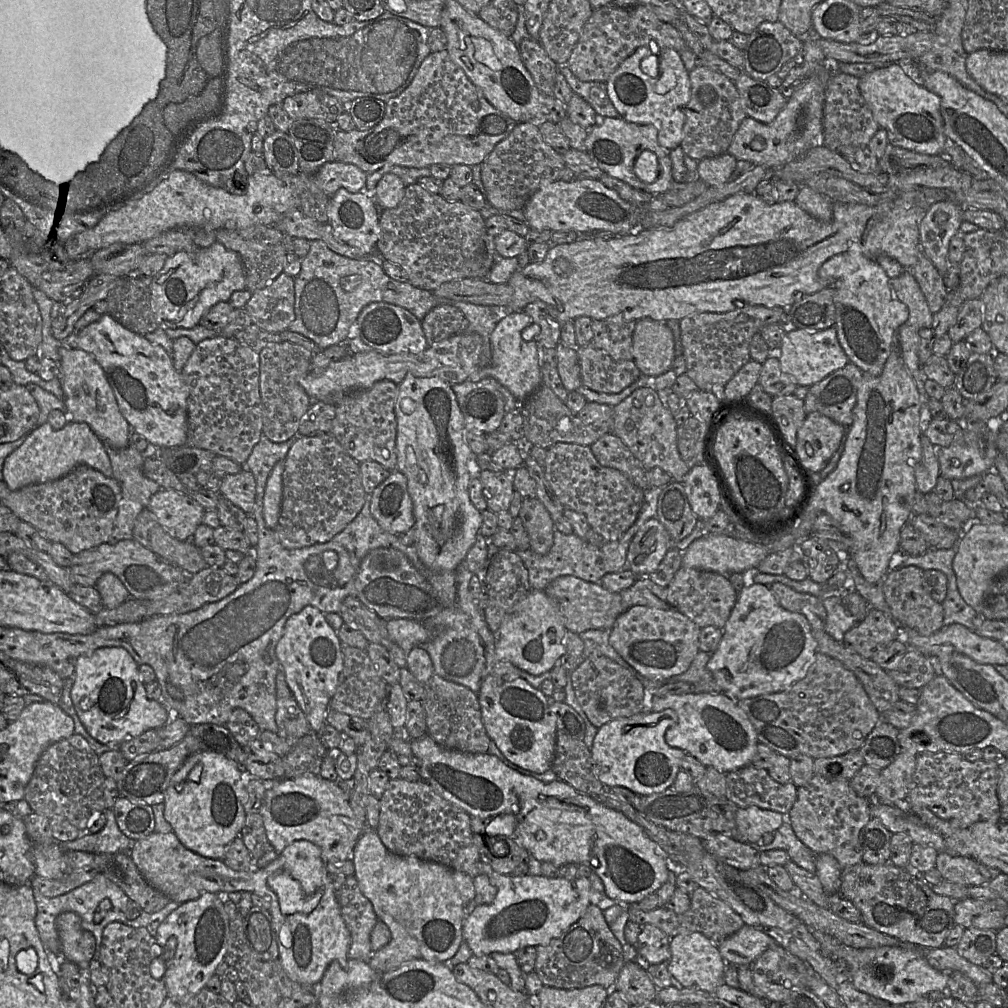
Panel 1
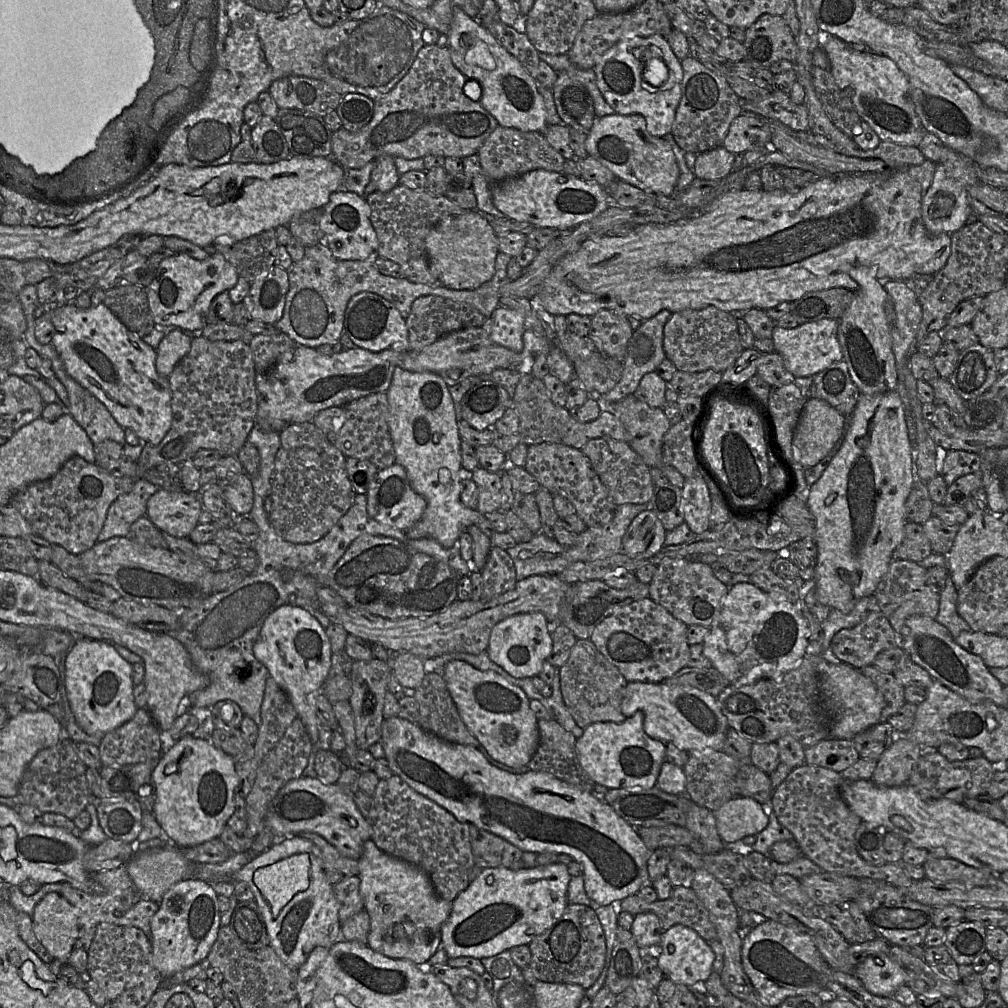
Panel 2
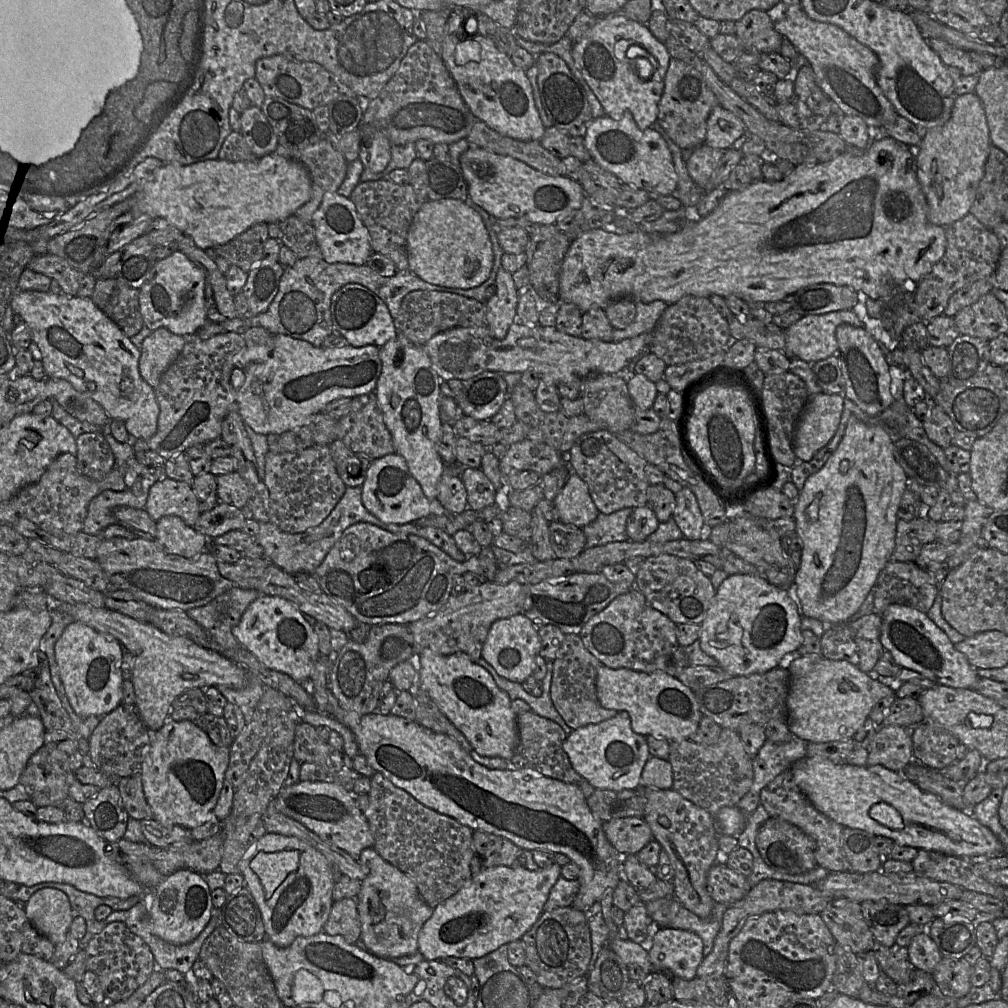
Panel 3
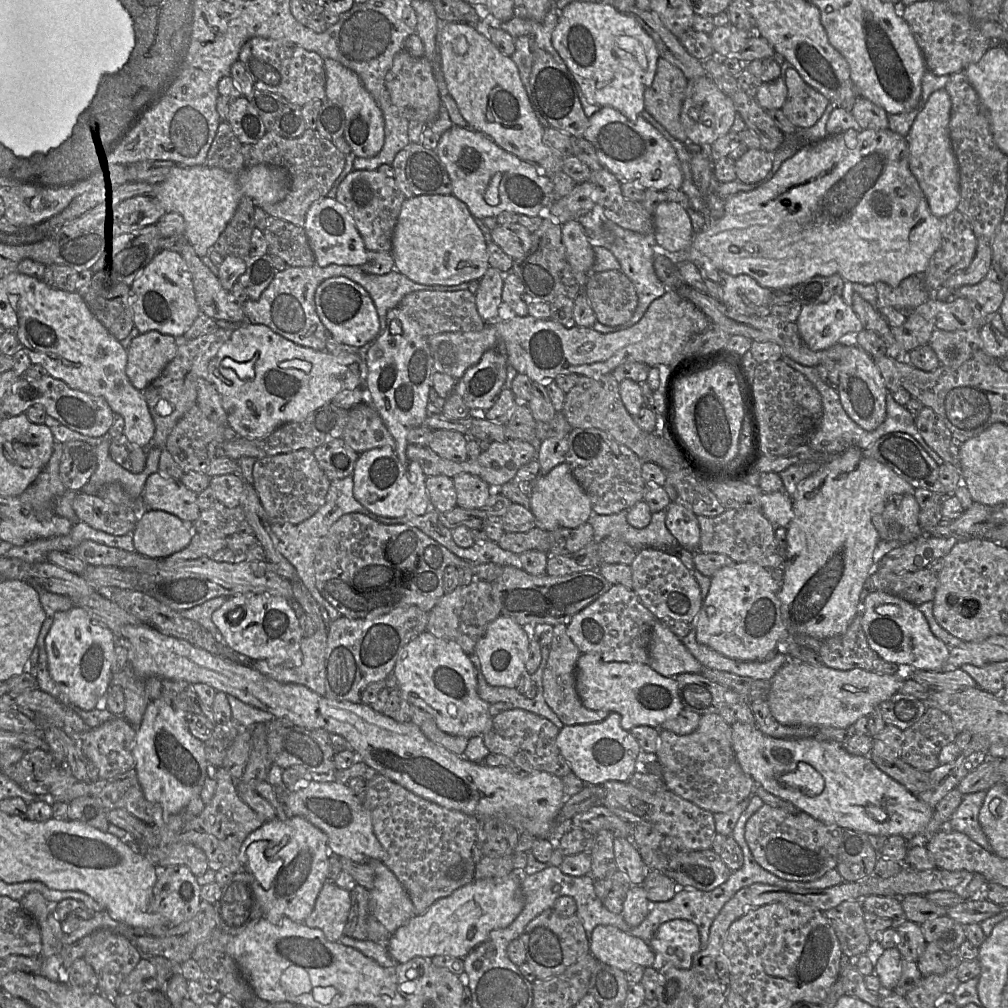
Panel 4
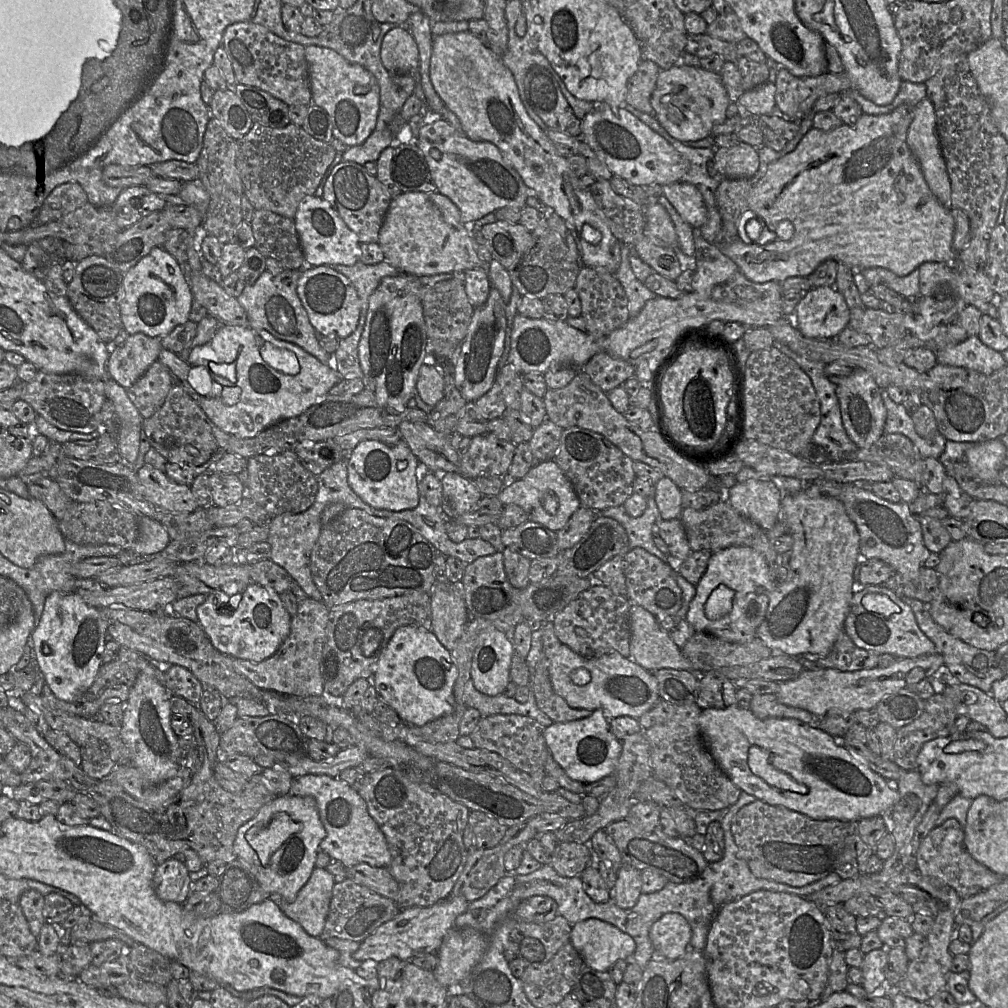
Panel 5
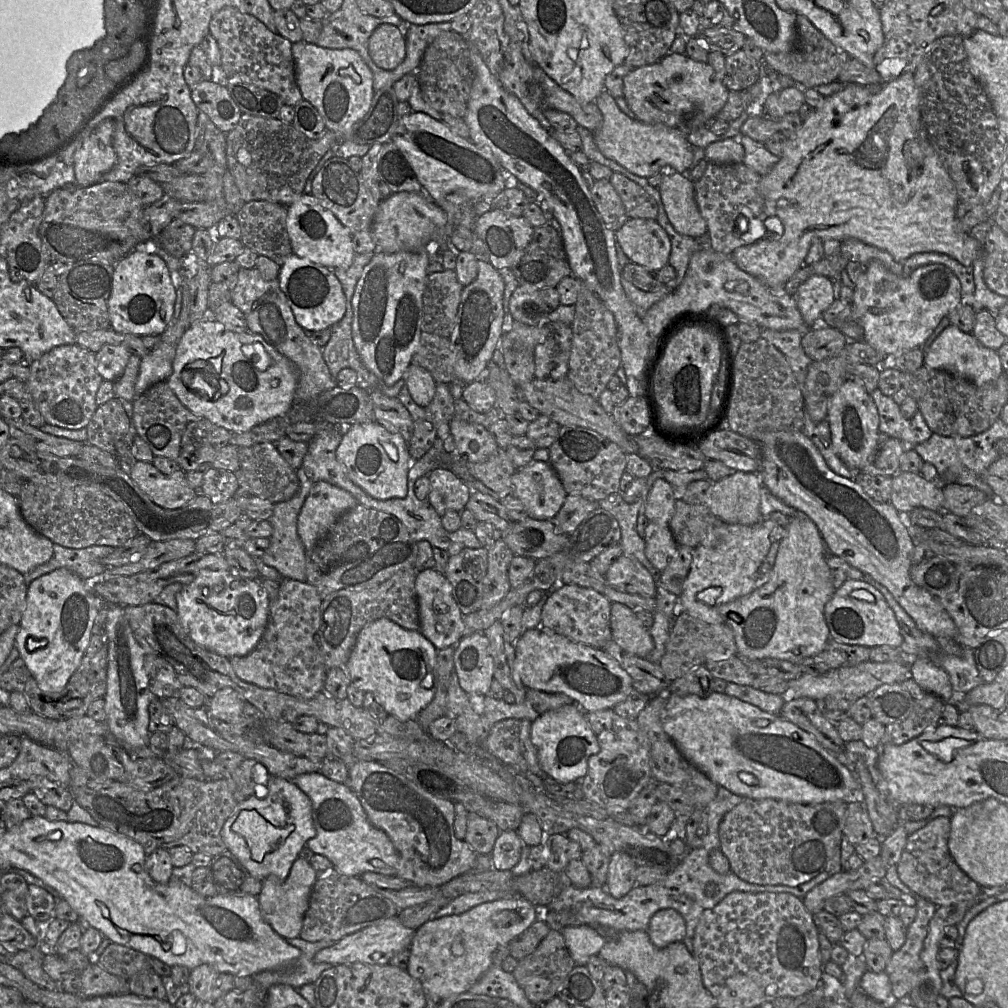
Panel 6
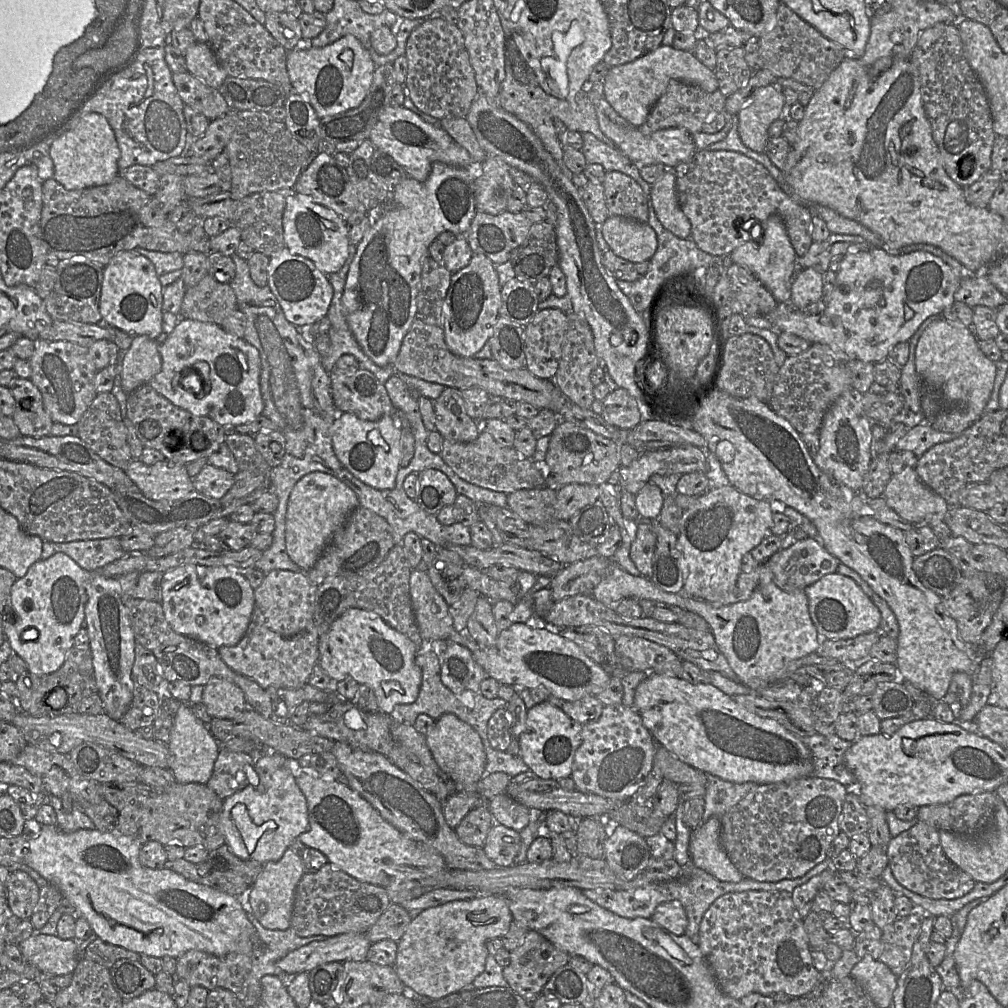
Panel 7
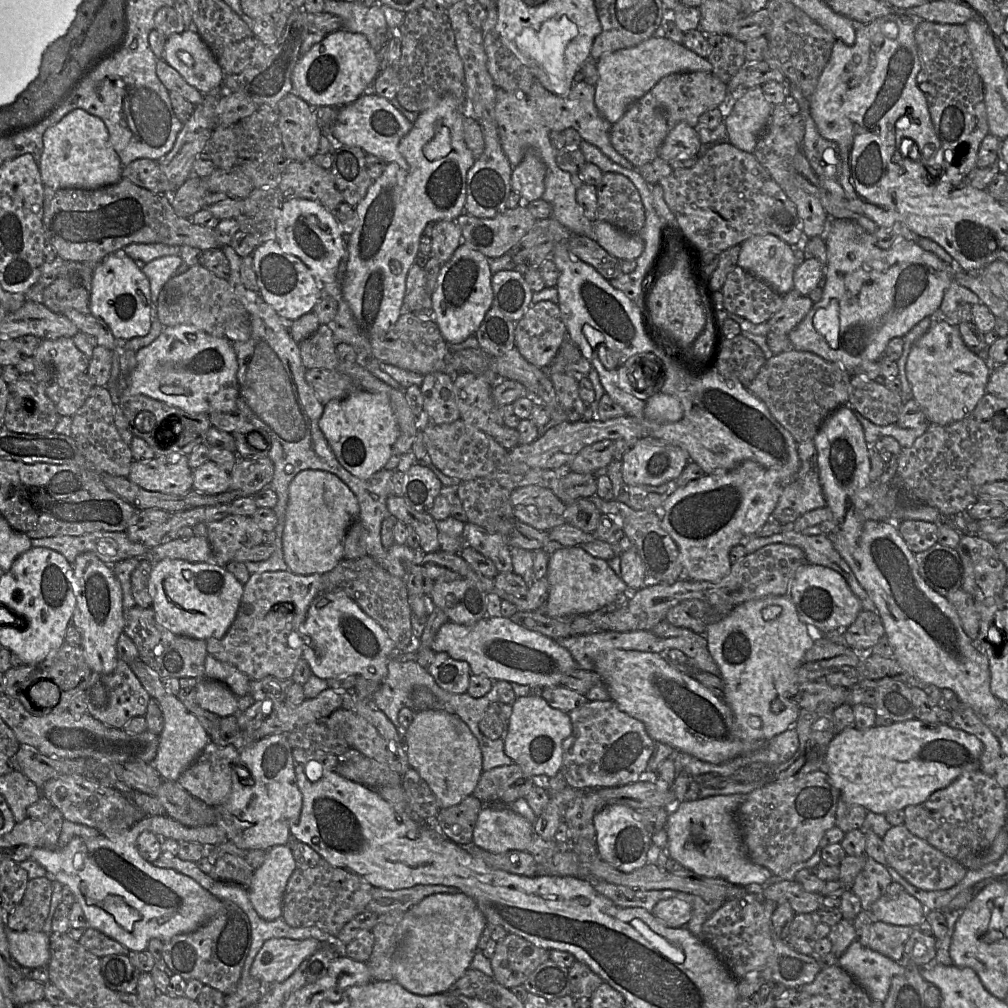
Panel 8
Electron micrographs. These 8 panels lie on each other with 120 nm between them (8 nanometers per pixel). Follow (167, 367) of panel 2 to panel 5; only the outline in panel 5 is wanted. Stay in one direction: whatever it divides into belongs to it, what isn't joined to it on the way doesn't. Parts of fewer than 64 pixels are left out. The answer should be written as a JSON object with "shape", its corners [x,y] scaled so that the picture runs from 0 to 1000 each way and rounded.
{"shape":[[[142,330],[128,332],[120,342],[110,345],[107,371],[127,386],[157,357],[161,346],[159,335]]]}

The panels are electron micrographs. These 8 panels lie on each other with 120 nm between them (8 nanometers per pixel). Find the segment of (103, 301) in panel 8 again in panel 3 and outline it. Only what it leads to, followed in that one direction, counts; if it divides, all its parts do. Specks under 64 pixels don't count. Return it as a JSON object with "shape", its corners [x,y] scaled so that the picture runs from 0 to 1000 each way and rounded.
{"shape":[[[180,249],[155,259],[147,277],[138,287],[138,304],[143,322],[150,328],[164,325],[179,333],[195,330],[206,318],[201,270]]]}

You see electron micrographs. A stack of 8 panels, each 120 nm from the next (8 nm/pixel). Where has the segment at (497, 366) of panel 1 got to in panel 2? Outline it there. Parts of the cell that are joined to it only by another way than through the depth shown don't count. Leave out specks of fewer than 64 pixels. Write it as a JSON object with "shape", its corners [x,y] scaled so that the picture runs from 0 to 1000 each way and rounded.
{"shape":[[[495,303],[484,316],[485,332],[493,341],[516,349],[519,346],[521,317],[517,310]]]}

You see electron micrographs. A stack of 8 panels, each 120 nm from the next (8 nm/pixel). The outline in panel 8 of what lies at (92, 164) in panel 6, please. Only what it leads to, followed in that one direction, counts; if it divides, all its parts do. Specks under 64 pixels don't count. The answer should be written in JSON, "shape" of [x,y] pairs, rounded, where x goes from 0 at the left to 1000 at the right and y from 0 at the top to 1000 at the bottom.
{"shape":[[[76,108],[63,115],[43,133],[43,150],[38,164],[45,186],[92,188],[116,182],[122,164],[108,140],[103,121]]]}

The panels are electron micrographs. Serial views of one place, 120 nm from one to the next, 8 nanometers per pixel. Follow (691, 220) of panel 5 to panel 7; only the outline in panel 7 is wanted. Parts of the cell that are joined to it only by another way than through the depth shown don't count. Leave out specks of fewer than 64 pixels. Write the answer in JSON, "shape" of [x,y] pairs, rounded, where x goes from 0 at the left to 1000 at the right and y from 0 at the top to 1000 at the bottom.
{"shape":[[[668,169],[661,170],[646,184],[646,197],[657,223],[670,234],[684,237],[686,221],[674,203],[671,178],[671,172]]]}

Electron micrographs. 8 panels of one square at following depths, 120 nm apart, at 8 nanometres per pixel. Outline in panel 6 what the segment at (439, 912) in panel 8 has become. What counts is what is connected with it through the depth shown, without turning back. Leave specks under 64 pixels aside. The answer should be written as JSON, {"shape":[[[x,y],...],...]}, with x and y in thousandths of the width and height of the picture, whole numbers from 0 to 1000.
{"shape":[[[517,889],[478,896],[454,907],[433,910],[411,925],[404,964],[414,971],[430,993],[464,984],[486,960],[493,941],[503,938],[534,911],[536,902]]]}

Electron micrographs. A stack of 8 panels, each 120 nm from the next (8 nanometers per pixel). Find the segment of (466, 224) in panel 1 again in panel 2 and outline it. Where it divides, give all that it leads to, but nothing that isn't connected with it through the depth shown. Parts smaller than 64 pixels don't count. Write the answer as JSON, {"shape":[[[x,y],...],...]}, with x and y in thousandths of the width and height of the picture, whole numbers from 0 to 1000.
{"shape":[[[395,183],[388,189],[380,191],[371,189],[362,195],[367,207],[367,219],[374,233],[375,244],[373,251],[375,254],[392,260],[396,263],[400,275],[411,280],[424,283],[436,283],[426,267],[425,253],[423,249],[423,235],[439,218],[444,215],[460,211],[461,208],[441,194],[432,194],[423,188],[407,188]]]}

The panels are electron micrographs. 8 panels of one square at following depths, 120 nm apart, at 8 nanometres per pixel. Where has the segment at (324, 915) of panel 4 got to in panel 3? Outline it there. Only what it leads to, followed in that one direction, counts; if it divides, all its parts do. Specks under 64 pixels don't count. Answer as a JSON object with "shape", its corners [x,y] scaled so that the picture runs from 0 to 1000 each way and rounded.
{"shape":[[[341,891],[331,894],[320,924],[329,929],[338,928],[348,937],[356,934],[358,932],[358,917],[354,892]]]}

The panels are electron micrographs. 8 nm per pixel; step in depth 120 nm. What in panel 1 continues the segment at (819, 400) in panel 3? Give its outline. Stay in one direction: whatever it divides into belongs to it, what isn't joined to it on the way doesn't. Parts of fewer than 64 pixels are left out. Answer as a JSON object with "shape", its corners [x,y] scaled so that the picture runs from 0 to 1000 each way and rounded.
{"shape":[[[813,409],[801,411],[788,443],[795,460],[805,469],[813,468],[832,444],[839,426]]]}

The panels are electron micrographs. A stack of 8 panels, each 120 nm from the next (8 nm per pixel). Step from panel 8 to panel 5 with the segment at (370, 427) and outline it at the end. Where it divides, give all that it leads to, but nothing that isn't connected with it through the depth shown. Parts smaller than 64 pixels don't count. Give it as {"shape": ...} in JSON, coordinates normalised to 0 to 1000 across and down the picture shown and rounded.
{"shape":[[[375,437],[358,438],[343,449],[343,460],[347,483],[367,502],[399,507],[411,505],[416,500],[416,471],[421,461],[417,461],[401,438],[392,441],[384,441]]]}

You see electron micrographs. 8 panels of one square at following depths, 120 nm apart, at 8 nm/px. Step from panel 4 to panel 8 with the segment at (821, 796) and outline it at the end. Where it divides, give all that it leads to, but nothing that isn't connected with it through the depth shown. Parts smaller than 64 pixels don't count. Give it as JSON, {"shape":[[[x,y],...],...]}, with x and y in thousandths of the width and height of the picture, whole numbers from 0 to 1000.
{"shape":[[[609,644],[592,651],[588,666],[601,682],[604,693],[635,715],[650,736],[706,758],[749,745],[762,736],[738,733],[726,704],[716,691],[684,669],[666,662],[653,648]]]}

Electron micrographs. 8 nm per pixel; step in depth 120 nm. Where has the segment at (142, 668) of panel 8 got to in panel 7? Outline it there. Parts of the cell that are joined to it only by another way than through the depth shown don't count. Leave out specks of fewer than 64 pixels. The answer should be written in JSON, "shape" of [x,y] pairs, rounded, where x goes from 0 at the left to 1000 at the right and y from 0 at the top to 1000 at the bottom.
{"shape":[[[181,697],[172,709],[172,721],[166,741],[170,748],[168,764],[177,777],[205,778],[218,745],[218,738],[206,721],[195,712],[187,697]]]}

